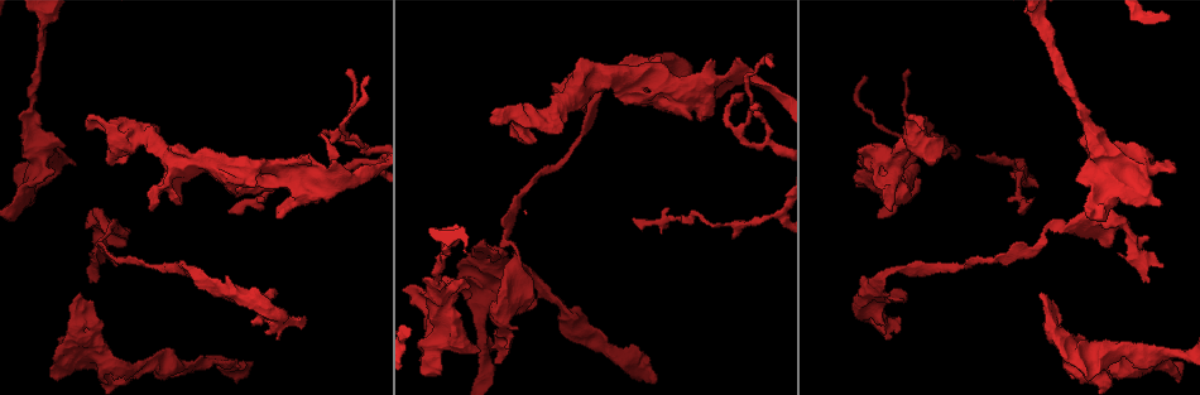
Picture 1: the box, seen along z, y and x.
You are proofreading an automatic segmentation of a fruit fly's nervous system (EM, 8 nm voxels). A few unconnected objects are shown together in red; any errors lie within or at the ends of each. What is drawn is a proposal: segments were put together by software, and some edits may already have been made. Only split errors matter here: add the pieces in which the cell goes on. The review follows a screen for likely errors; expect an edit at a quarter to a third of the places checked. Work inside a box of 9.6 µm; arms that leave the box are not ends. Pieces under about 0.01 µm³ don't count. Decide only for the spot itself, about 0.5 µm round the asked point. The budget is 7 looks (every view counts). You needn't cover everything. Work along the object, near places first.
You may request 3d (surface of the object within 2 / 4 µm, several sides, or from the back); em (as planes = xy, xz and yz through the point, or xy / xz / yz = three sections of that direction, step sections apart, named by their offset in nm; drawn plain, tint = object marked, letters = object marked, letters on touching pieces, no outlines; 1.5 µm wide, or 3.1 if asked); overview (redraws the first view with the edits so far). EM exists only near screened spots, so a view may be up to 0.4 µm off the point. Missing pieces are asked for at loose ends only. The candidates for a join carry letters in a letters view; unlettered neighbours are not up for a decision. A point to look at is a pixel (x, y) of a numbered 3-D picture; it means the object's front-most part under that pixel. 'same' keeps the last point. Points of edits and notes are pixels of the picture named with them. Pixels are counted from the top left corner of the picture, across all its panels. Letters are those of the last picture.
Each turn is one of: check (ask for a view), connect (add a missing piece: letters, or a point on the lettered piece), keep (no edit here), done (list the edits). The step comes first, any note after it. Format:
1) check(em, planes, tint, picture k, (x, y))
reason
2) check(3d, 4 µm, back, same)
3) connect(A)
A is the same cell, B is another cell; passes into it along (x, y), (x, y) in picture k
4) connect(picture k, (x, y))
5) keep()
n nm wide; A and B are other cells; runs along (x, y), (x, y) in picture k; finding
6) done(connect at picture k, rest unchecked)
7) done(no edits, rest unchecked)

check(em, planes, letters, picture 1, (1161, 204))

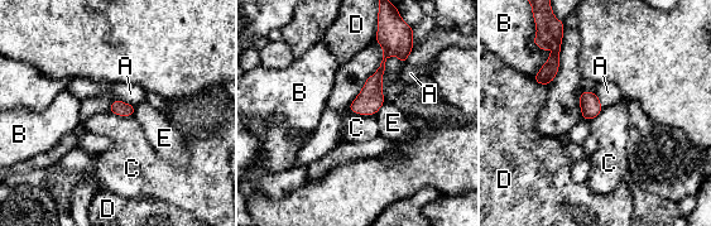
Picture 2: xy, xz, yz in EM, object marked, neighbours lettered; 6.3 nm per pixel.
keep()
A, B, C, D and E are other cells; runs along (384, 43), (387, 54), (371, 96), (358, 110) in picture 2; none of them fits

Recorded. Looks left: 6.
check(em, yz, step 8, tint, picture 1, (552, 90))
branch stops here

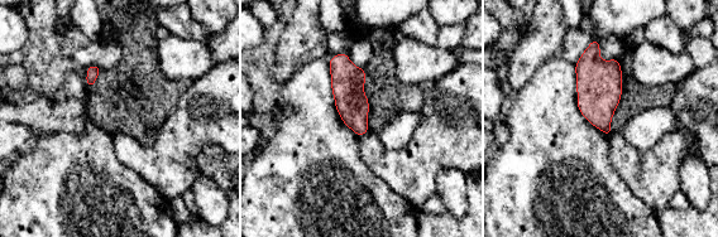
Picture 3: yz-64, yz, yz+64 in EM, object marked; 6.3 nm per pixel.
check(em, yz, step 8, letters, same)
see the neighbours

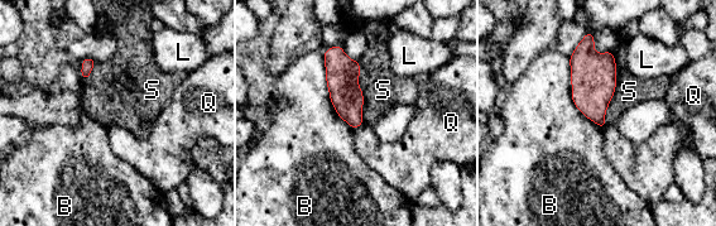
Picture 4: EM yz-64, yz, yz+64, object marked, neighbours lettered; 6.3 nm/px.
keep()
B, L, Q and S are other cells; border along (356, 61), (364, 124) in picture 4; no lettered piece goes on from it

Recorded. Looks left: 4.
check(3d, 2 µm, picture 1, (773, 64))
end of a long branch

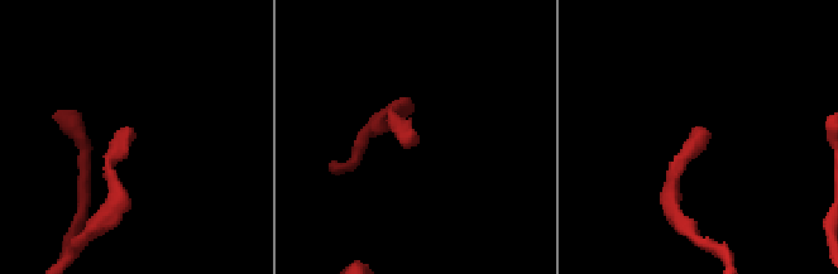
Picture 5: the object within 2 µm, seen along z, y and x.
check(em, planes, letters, picture 5, (415, 141))
need the tissue

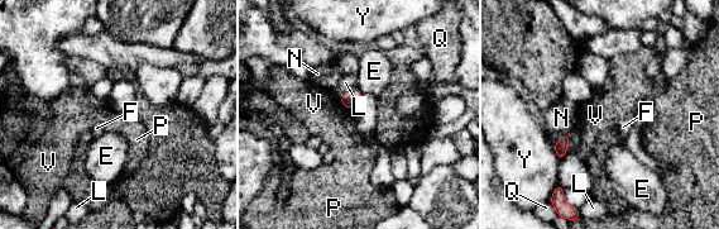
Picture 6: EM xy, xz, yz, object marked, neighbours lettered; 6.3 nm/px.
keep()
E, F, L, N, P, Q, V and Y are other cells; border along (345, 106), (349, 110) in picture 6; no lettered piece goes on from it

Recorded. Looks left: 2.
done(no edits, rest unchecked)

